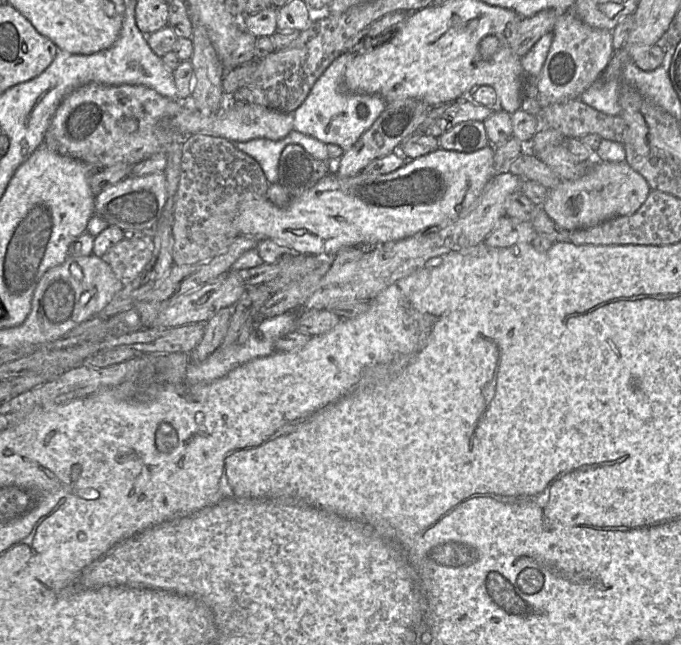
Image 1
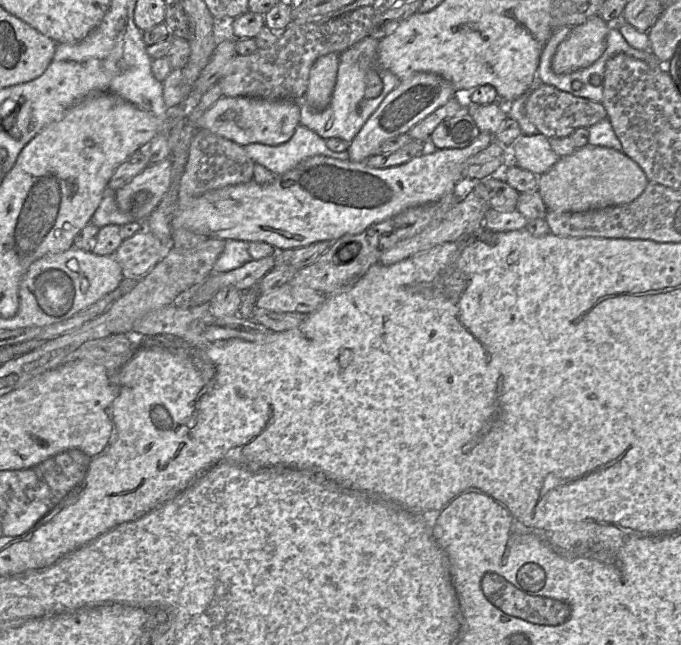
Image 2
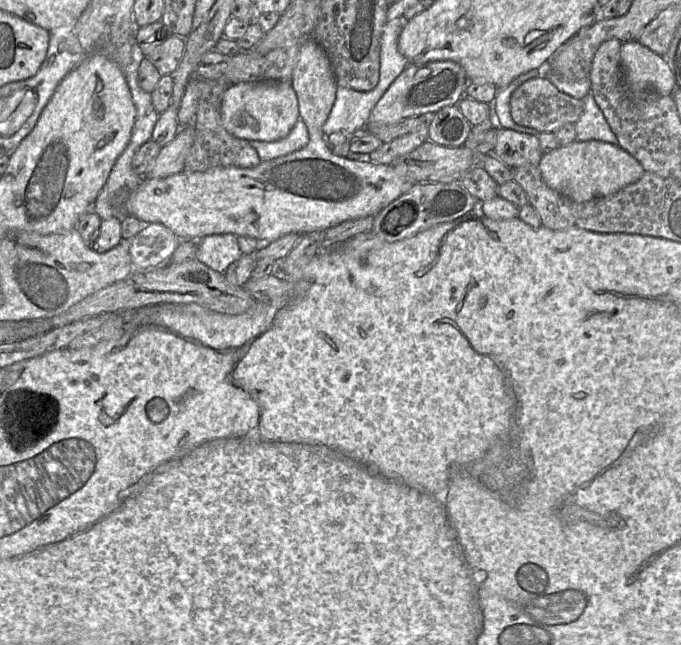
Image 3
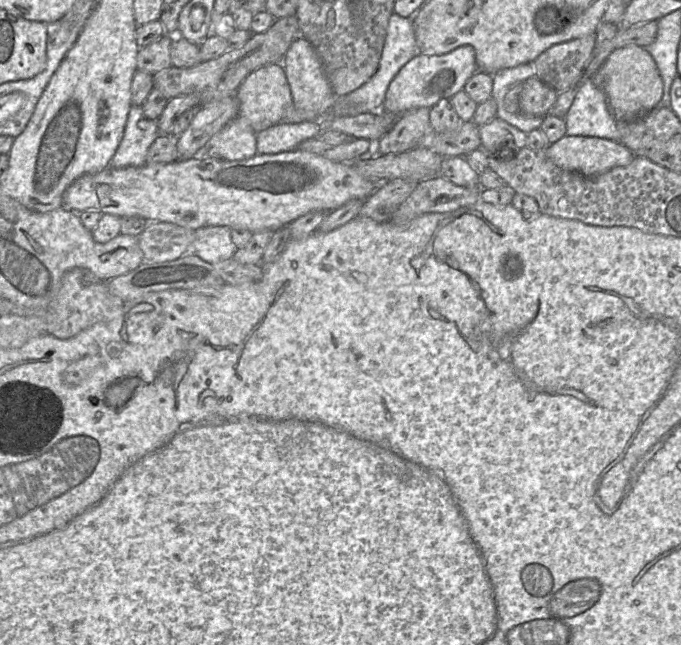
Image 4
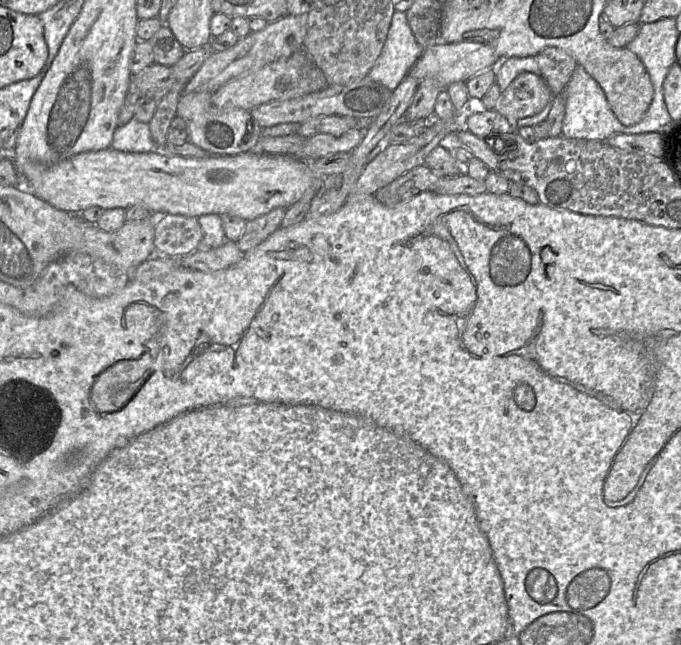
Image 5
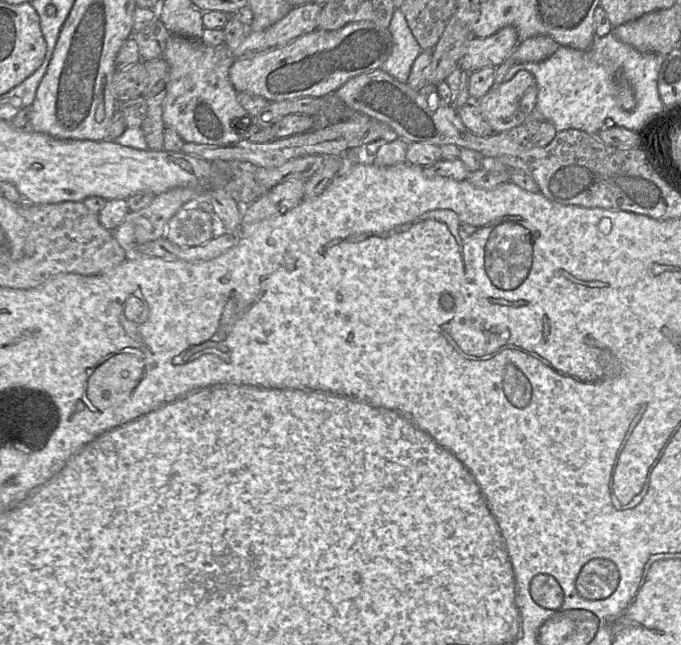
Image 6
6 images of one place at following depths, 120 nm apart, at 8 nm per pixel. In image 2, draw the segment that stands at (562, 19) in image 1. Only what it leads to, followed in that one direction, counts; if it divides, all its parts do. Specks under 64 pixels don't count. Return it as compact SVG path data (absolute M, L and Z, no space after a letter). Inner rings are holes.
M597 14L572 27L552 58L553 72L557 75L569 74L595 63L606 49L610 26Z

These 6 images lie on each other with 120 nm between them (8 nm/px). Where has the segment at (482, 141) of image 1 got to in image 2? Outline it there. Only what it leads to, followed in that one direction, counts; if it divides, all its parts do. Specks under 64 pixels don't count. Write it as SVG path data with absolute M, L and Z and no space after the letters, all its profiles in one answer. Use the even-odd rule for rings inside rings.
M469 113L456 115L442 121L432 132L429 146L436 149L465 148L480 134L473 117Z

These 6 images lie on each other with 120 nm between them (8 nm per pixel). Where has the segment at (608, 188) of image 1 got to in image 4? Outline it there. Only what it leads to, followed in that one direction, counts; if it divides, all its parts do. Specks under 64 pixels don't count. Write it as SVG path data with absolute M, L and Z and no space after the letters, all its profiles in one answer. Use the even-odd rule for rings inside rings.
M565 135L550 144L545 154L558 167L586 176L629 165L635 158L635 154L623 144L592 136Z

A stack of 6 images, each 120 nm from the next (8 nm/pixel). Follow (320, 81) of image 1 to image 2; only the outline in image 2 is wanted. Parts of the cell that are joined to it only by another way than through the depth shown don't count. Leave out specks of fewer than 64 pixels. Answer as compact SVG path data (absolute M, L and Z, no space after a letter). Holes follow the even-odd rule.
M368 36L339 54L337 79L329 105L321 111L316 111L310 108L304 100L298 101L300 105L300 124L316 132L325 140L332 137L337 137L350 143L354 139L371 114L379 107L384 98L392 90L394 90L400 82L400 79L397 76L389 70L382 68L379 64L377 57L378 43L379 40ZM369 67L374 67L378 71L383 85L381 93L374 98L365 97L365 77L366 70ZM363 99L366 100L365 106L361 111L358 111L358 103ZM331 116L334 120L331 127L327 128L326 124Z

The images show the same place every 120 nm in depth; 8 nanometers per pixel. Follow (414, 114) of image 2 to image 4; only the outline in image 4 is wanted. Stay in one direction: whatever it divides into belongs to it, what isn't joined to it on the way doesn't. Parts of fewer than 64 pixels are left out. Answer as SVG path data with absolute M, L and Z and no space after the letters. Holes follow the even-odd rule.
M461 46L443 55L420 54L406 63L389 84L382 106L384 113L401 116L420 107L432 108L443 99L451 99L464 89L467 81L477 72L475 49Z

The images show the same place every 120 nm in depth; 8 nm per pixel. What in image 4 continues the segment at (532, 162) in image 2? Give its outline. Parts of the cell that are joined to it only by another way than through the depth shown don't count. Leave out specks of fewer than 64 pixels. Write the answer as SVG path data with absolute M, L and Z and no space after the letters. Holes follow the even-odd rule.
M497 116L490 122L479 126L479 132L482 149L487 155L496 154L495 157L498 159L506 154L504 150L498 152L502 148L510 147L510 151L518 151L527 146L527 134Z

